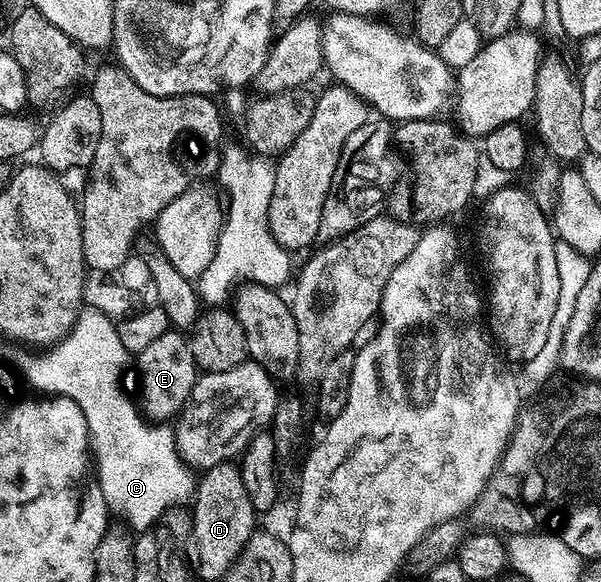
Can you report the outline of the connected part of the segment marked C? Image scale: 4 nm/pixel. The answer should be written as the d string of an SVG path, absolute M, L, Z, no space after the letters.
M81 309L76 315L75 326L55 346L43 351L42 361L36 362L36 366L24 366L23 370L28 370L28 374L23 381L41 395L69 398L78 404L78 408L82 408L90 435L90 450L94 455L94 469L109 511L118 510L133 531L148 532L161 521L165 511L176 503L183 503L180 502L183 498L193 497L194 474L176 450L173 427L153 424L141 417L137 403L133 399L131 402L127 392L120 387L124 369L130 366L130 353L122 346L116 325L100 310Z

